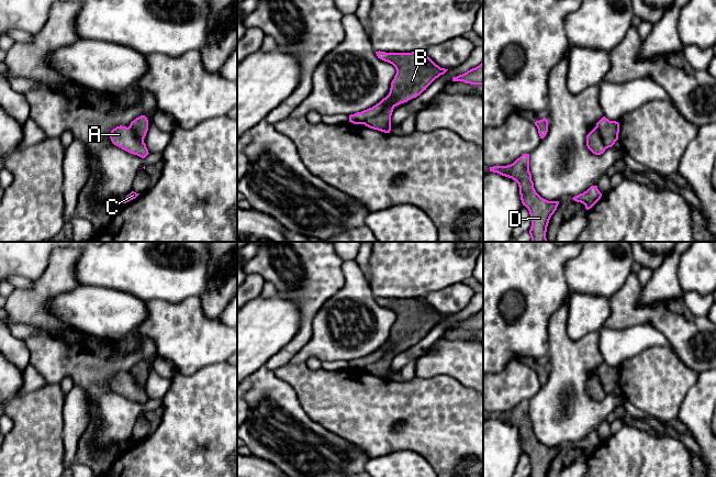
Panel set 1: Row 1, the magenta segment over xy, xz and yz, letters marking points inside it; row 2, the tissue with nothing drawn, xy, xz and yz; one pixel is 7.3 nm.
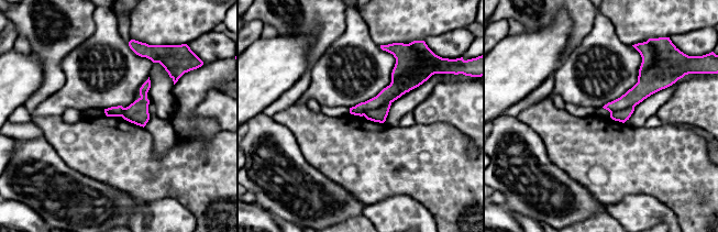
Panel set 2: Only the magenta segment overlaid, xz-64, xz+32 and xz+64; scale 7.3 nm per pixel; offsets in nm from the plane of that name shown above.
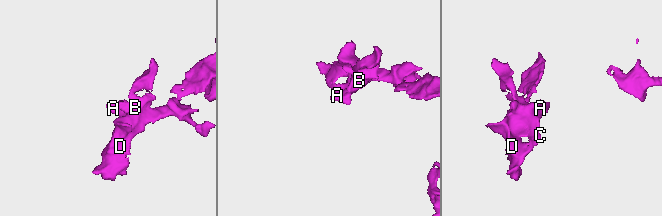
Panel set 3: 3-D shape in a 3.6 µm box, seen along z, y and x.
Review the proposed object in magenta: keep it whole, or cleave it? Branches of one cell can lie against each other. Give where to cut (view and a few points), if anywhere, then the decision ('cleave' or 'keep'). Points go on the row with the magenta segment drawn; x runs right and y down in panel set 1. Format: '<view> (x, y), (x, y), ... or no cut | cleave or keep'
xz (389, 95), (391, 103), (375, 115), (369, 117), (364, 123) | cleave

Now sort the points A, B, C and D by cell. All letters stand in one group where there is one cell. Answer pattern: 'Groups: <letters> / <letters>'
Groups: A C D / B

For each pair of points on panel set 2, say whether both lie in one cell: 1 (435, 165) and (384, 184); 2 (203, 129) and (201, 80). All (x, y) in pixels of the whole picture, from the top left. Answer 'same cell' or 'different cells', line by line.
1: same cell
2: same cell

